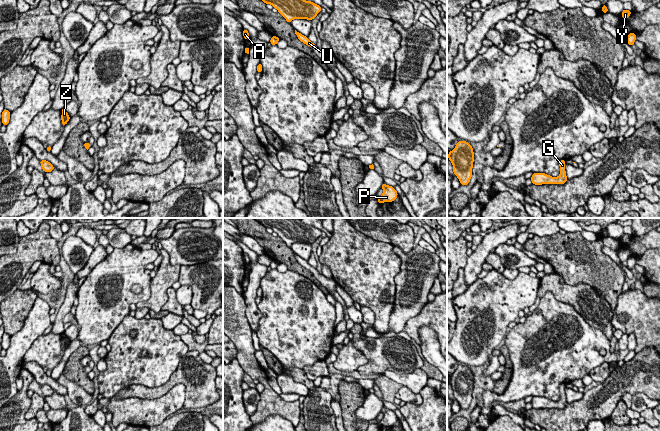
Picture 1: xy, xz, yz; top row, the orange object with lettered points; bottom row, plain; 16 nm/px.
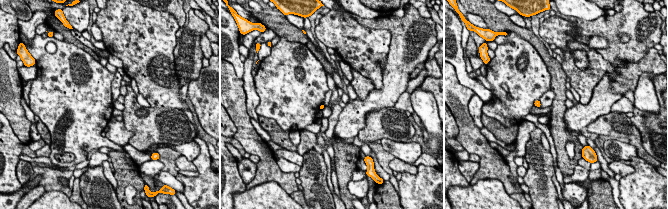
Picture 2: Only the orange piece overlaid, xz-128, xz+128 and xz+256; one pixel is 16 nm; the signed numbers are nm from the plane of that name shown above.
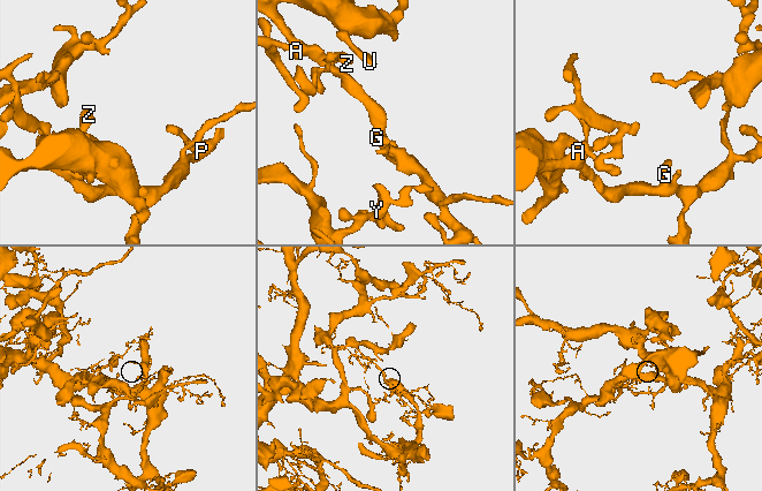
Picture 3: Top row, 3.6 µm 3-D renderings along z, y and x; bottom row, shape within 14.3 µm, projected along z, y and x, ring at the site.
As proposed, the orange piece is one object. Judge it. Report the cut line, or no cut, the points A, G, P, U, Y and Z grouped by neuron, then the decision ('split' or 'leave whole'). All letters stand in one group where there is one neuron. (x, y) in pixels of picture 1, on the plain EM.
no cut; A G P U Y Z; leave whole

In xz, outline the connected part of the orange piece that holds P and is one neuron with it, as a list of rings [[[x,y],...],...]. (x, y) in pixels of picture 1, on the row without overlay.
[[[385,407],[382,408],[381,413],[384,414],[383,418],[377,423],[377,426],[384,427],[384,426],[393,426],[397,420],[398,417],[394,413],[394,411],[386,409]]]

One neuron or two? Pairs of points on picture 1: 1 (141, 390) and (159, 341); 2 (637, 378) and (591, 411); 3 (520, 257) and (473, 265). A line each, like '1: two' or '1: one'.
1: two
2: one
3: two

